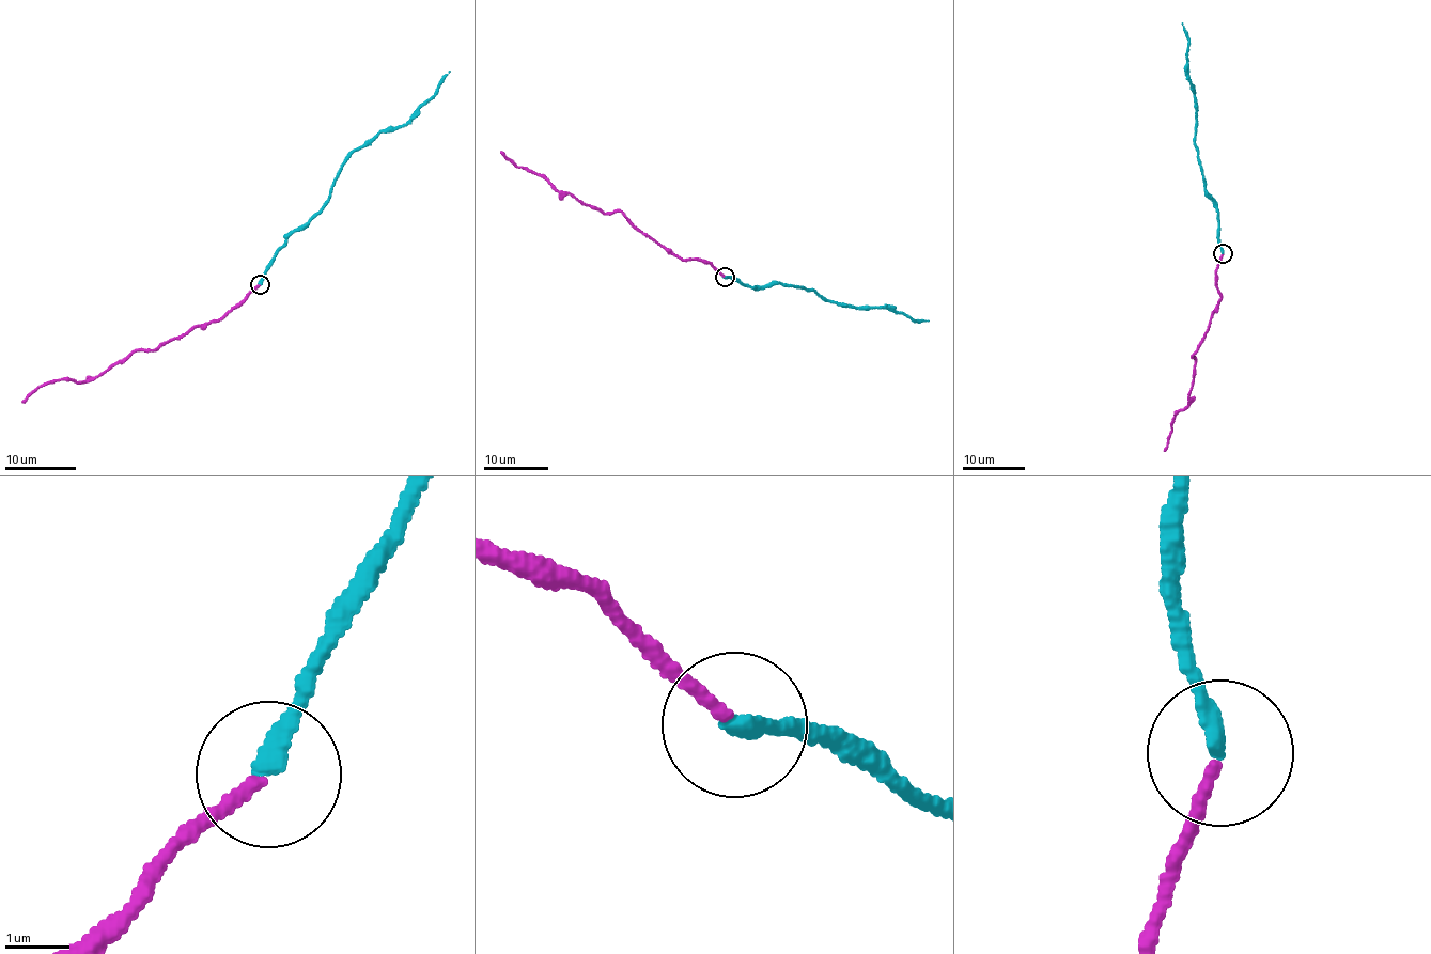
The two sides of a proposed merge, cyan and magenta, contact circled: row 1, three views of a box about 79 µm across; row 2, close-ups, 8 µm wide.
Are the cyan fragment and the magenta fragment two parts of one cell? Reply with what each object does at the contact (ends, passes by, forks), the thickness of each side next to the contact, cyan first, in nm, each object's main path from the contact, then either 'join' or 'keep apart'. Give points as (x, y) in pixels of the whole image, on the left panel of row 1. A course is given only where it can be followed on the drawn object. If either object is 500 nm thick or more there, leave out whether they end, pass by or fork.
cyan ends | magenta ends | 300/190 nm | cyan via (259, 284), (285, 240), (321, 209), (341, 165), (380, 133), (404, 126), (434, 95), (449, 71) | magenta via (259, 285), (221, 318), (151, 349), (134, 350), (96, 376), (77, 382), (65, 379), (41, 386), (21, 401) | join

